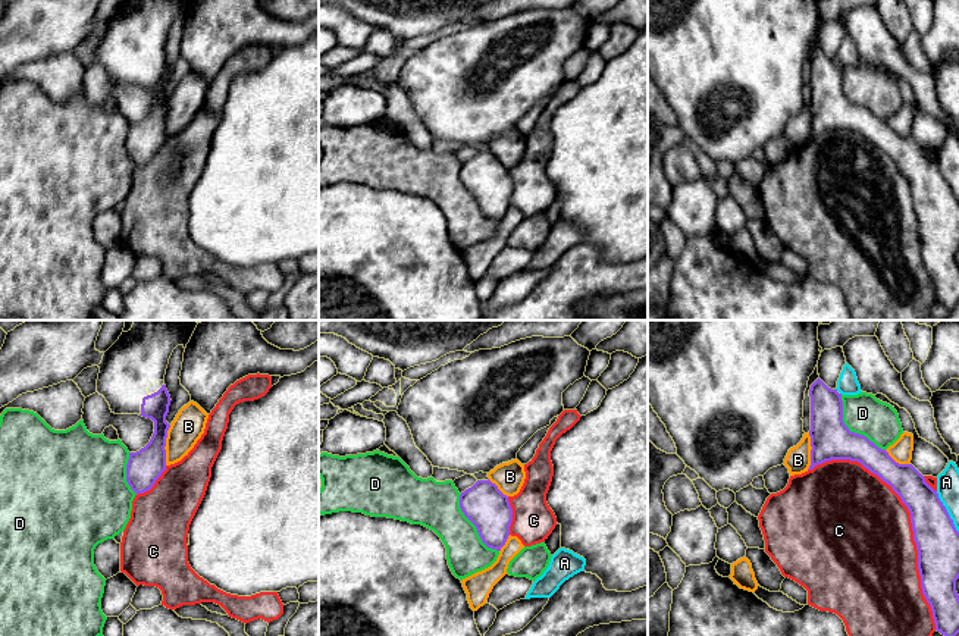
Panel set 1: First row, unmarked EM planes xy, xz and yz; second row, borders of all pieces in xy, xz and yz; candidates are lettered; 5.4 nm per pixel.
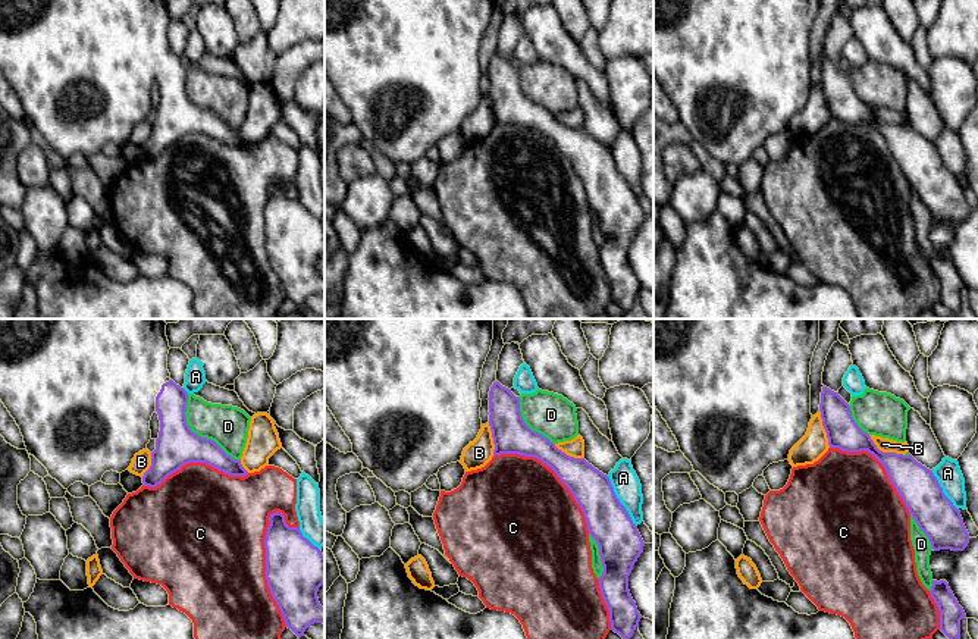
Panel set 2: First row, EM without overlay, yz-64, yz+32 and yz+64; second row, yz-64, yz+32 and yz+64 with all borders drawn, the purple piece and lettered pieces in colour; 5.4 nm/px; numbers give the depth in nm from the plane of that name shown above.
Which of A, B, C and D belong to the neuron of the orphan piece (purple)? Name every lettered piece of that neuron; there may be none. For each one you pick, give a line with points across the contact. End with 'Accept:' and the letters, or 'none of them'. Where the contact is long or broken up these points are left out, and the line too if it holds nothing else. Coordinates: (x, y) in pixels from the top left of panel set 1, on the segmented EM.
Accept: none of them

